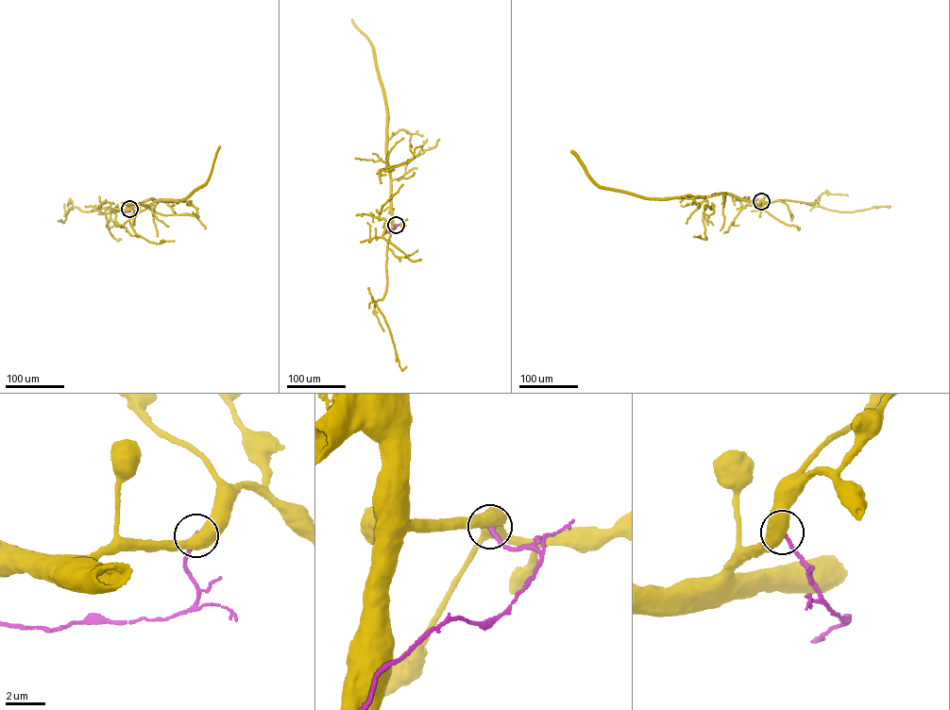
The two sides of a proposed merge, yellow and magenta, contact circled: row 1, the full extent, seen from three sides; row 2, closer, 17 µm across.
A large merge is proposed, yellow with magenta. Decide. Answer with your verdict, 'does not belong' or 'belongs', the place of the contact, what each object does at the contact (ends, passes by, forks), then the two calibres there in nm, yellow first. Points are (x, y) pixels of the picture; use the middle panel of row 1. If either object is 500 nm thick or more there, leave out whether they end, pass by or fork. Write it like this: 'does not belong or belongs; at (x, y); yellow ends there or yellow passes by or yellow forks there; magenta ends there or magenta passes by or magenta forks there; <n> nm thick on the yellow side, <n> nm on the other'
does not belong; at (396, 225); 600 nm thick on the yellow side, 200 nm on the other

